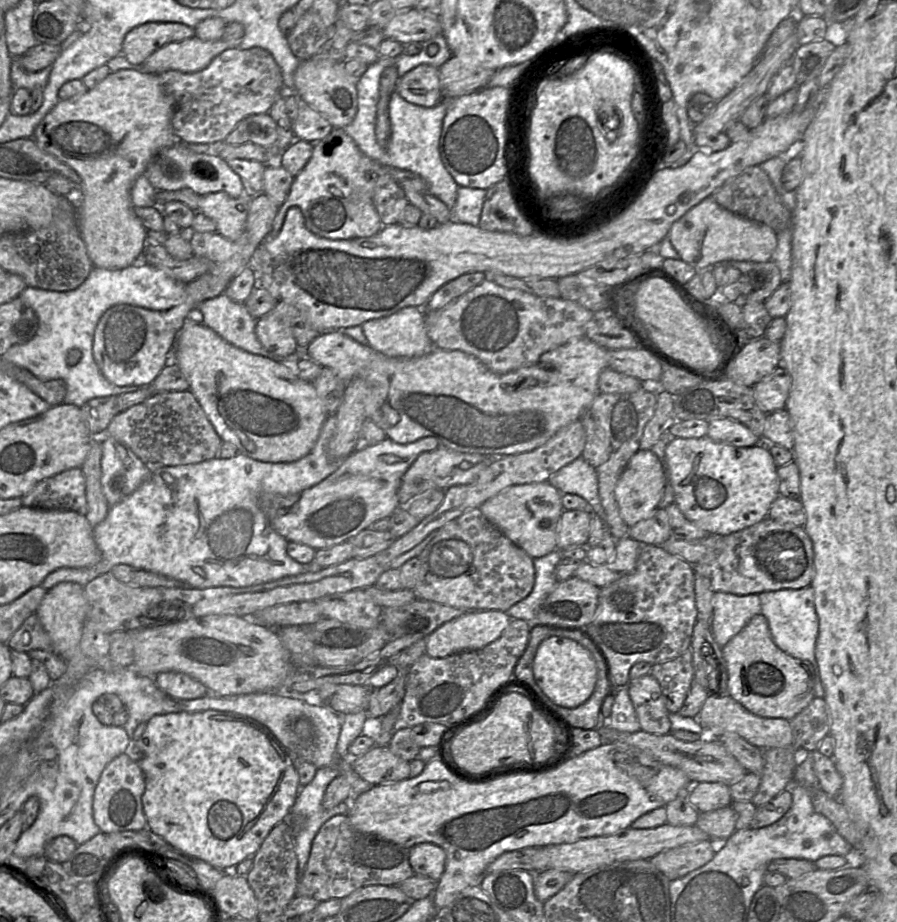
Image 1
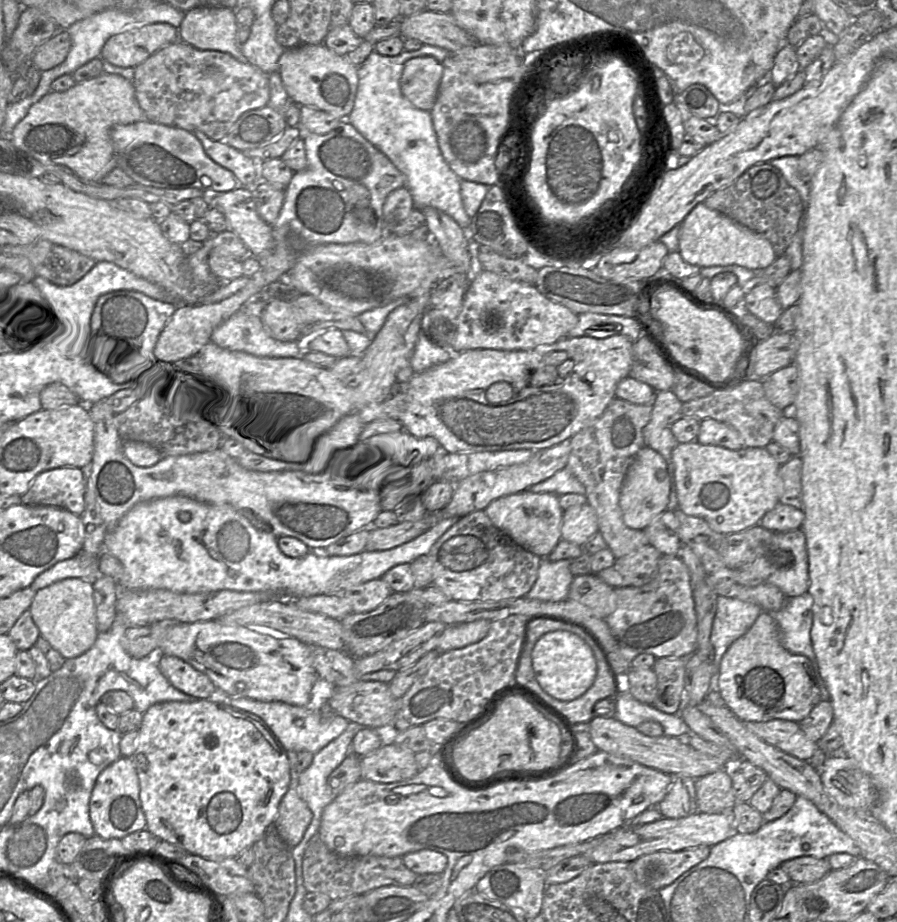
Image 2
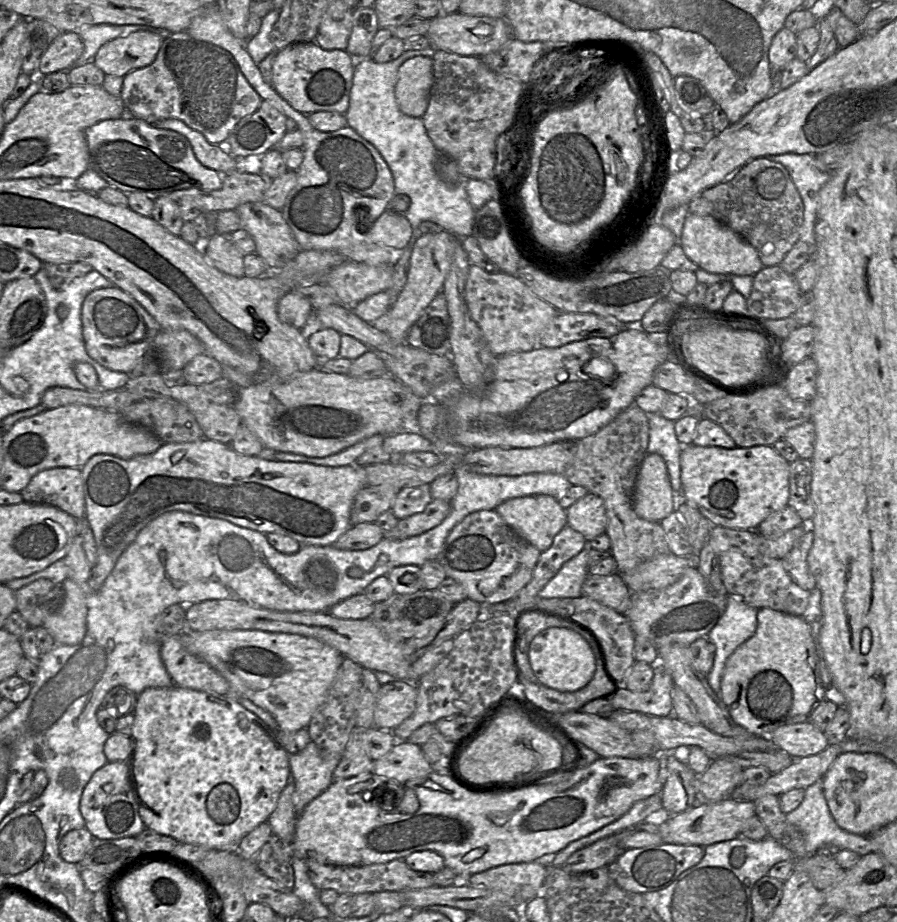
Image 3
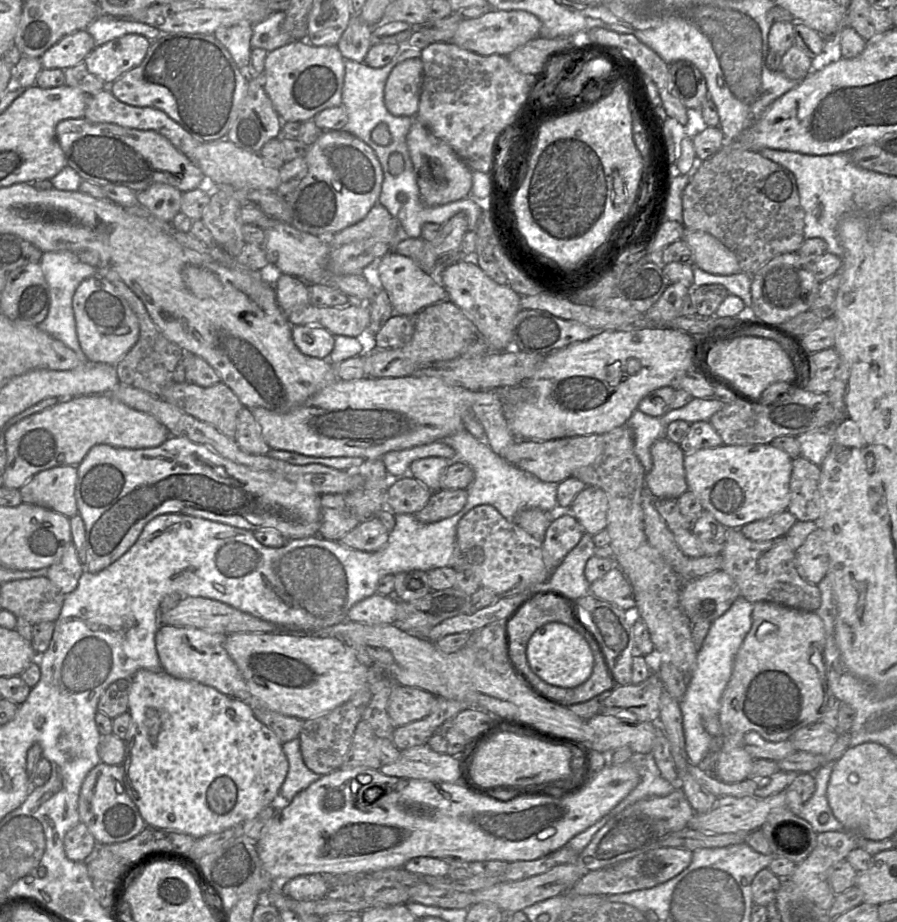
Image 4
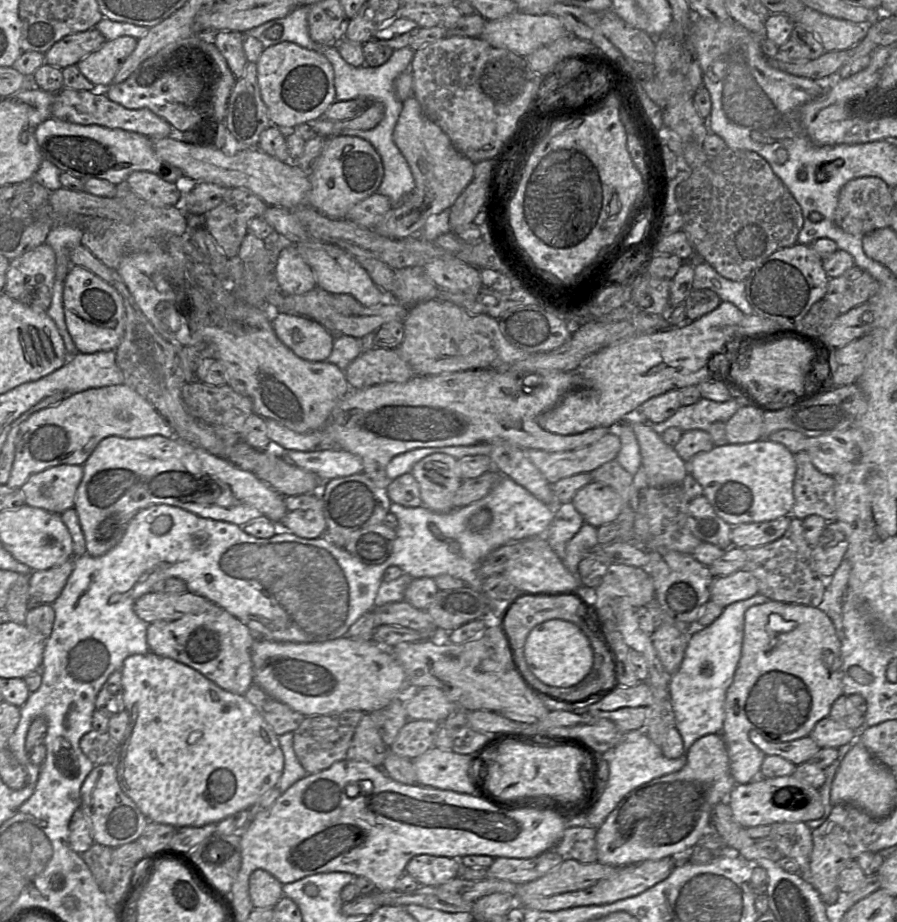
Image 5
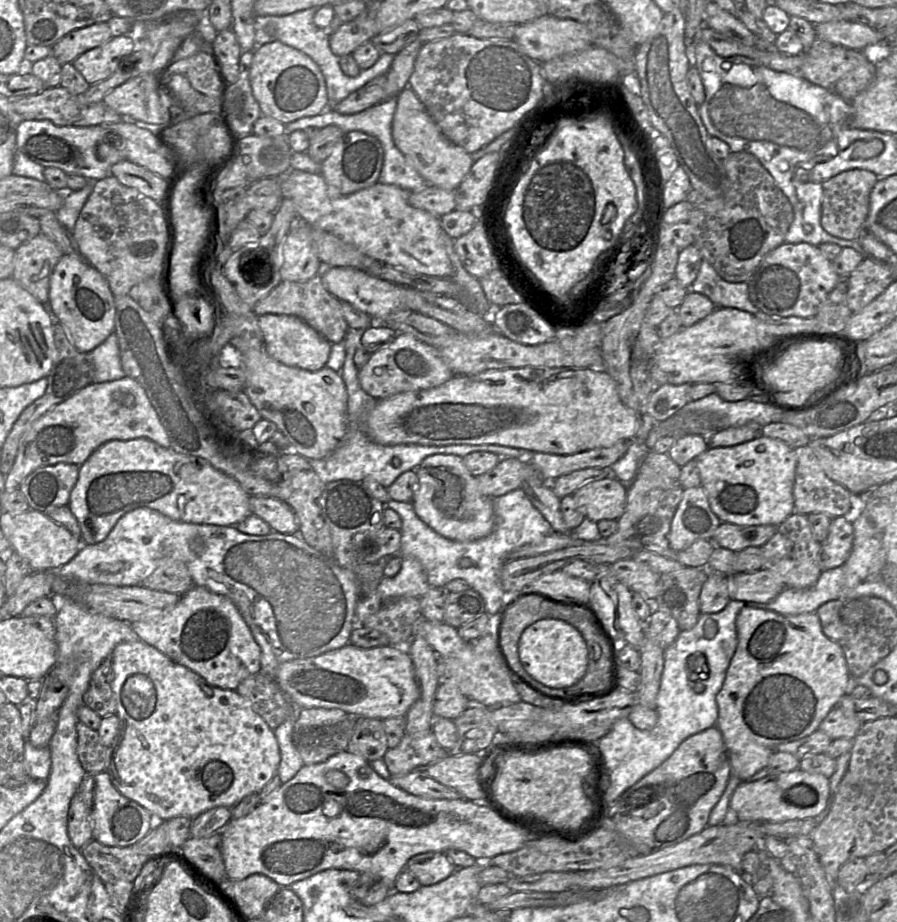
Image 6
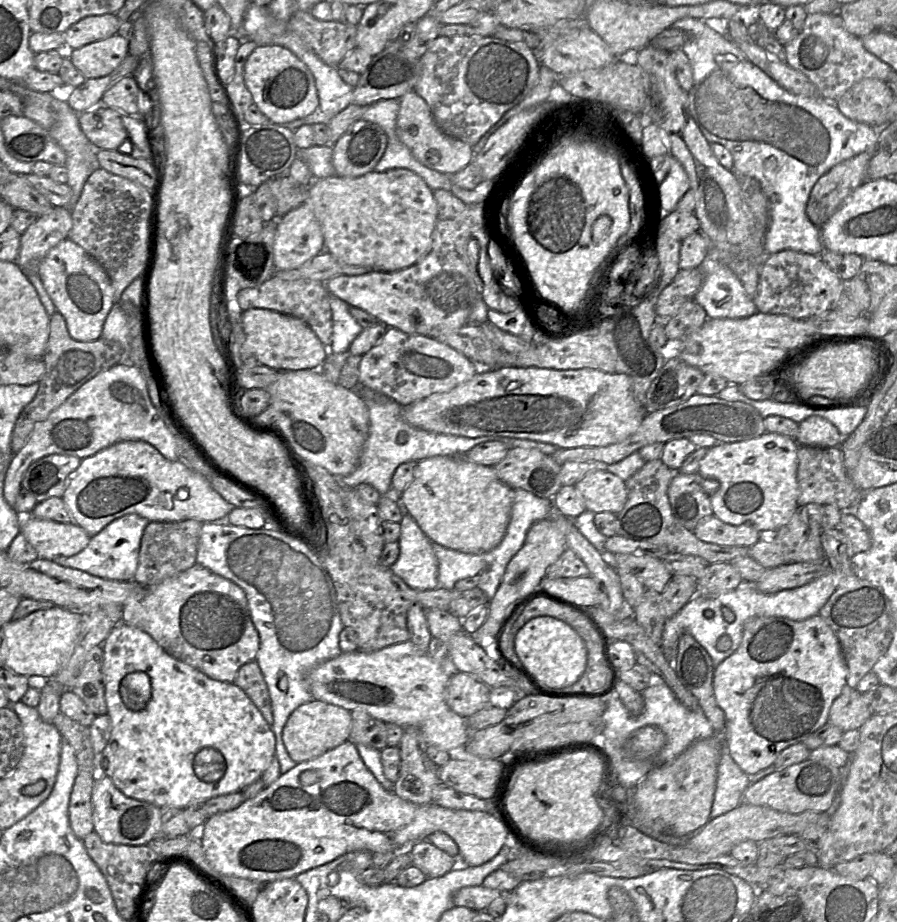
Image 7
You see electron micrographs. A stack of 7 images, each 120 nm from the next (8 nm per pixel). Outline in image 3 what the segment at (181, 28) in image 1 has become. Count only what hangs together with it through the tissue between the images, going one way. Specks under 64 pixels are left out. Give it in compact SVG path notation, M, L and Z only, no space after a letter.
M146 30L131 32L102 45L92 62L105 75L124 77L133 70L151 64L163 39L162 36Z

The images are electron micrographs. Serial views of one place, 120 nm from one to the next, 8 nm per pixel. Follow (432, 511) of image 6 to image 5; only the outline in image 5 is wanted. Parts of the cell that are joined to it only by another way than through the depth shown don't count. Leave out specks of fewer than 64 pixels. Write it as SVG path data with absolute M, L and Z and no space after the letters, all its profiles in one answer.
M431 454L413 466L411 473L419 485L421 506L438 513L446 513L454 509L453 498L462 483L457 475L456 461L456 458L447 454Z

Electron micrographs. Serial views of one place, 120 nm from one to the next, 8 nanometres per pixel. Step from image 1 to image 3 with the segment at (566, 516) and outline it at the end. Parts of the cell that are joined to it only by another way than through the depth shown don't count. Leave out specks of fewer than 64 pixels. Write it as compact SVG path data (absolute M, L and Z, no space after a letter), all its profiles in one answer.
M587 493L566 509L567 525L589 541L606 533L607 516L603 499Z

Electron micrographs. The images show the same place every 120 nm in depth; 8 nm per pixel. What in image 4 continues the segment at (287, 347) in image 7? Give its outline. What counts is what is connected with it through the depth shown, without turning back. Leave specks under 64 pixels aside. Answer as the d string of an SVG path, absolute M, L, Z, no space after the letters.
M313 325L292 326L292 339L303 354L320 359L329 358L335 342L333 334Z

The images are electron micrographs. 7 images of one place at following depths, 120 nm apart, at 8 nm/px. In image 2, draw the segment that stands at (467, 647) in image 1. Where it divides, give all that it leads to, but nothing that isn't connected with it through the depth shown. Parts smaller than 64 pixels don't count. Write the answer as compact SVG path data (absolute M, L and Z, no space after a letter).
M486 619L449 625L439 637L435 649L443 653L476 643L487 635L489 626L490 621Z

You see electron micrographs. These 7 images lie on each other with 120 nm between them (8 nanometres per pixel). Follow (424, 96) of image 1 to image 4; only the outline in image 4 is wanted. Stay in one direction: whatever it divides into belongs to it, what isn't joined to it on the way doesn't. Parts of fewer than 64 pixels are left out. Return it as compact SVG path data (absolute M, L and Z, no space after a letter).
M420 58L407 59L392 69L384 88L384 103L390 114L416 116L422 75L423 65Z

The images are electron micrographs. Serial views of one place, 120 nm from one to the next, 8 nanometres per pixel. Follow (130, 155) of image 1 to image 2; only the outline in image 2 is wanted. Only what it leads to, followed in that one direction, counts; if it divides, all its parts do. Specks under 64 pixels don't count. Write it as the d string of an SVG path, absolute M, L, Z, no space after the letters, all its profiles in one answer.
M105 74L76 83L65 92L50 91L33 104L27 115L8 136L18 149L26 152L43 165L62 165L72 170L79 178L101 183L102 179L116 168L111 130L116 125L127 125L146 120L138 104L133 83L122 76Z

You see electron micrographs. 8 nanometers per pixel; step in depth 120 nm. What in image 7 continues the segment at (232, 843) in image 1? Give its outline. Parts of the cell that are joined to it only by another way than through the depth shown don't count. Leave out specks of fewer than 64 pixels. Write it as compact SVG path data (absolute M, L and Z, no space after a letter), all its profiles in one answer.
M119 623L104 641L103 682L107 714L111 718L111 735L107 745L100 754L95 754L95 770L110 777L114 785L127 797L152 803L161 808L185 808L193 802L208 800L222 794L241 791L247 785L260 778L275 755L275 734L259 709L247 694L233 682L212 679L200 670L168 654L145 631Z

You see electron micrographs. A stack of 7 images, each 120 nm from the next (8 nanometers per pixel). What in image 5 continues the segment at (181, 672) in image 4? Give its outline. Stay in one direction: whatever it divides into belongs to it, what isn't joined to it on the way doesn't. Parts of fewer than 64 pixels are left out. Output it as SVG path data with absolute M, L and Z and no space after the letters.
M218 605L178 620L152 622L147 627L150 652L185 664L222 689L240 695L244 695L253 683L251 653L254 642L251 630Z

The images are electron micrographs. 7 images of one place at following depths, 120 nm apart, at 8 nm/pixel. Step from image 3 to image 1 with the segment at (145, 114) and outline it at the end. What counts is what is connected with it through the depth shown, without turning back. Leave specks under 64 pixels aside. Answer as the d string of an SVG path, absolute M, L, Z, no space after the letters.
M260 47L224 50L200 71L183 73L169 70L159 74L159 79L174 103L173 132L178 141L185 144L223 142L242 119L268 113L283 92L281 69L272 55Z

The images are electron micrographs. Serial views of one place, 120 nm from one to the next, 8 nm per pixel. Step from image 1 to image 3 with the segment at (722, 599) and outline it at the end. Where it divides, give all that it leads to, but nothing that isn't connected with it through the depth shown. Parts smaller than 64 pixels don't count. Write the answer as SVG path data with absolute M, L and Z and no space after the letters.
M728 596L723 615L706 636L715 646L713 667L706 675L706 679L718 695L728 657L756 632L757 611L757 608L742 599Z

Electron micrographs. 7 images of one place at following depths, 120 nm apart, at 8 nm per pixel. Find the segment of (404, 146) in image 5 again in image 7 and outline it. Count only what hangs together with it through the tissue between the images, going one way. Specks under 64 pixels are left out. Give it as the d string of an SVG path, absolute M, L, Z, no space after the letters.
M414 90L400 98L396 134L421 164L443 174L461 171L474 158L470 145L445 134L437 126L428 104Z

